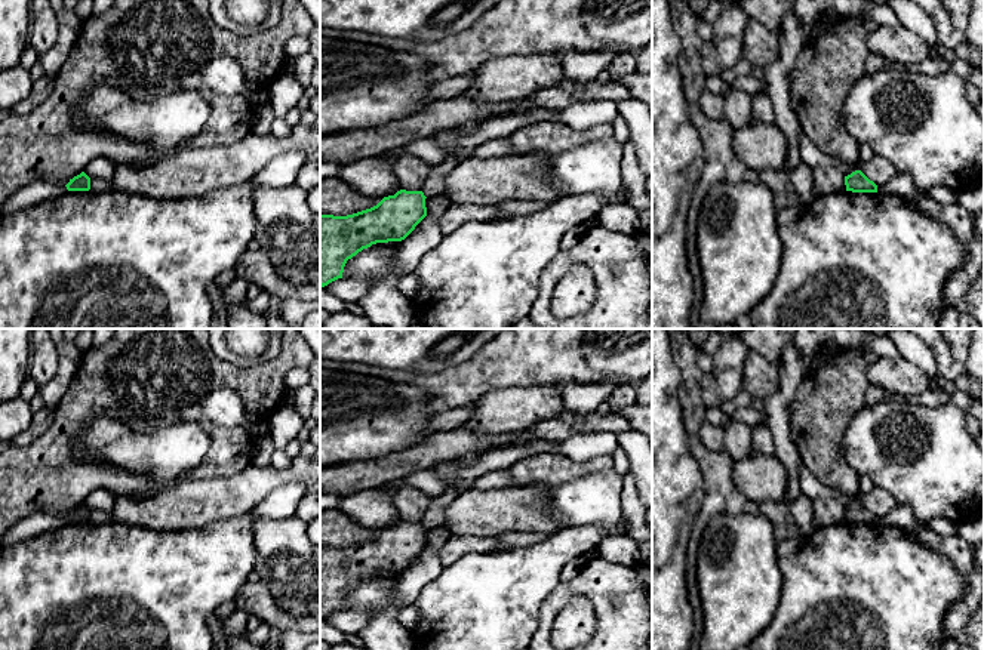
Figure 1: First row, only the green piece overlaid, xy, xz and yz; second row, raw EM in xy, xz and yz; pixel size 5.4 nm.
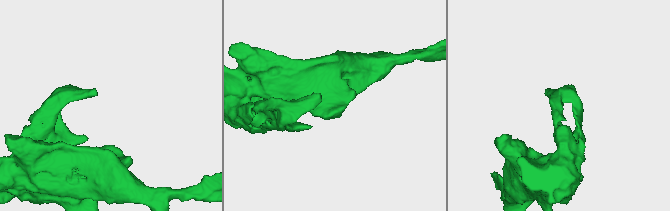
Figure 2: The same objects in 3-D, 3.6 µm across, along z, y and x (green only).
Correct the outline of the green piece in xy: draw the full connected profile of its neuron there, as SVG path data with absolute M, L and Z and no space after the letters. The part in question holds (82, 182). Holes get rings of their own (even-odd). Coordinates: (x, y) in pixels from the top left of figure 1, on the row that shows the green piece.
M82 172L80 175L70 179L65 185L68 191L89 191L90 190L90 178Z

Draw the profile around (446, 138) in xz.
M485 118L485 120L479 120L479 121L474 121L474 123L468 123L462 127L458 127L458 129L452 129L452 130L442 130L439 133L436 133L433 136L433 139L445 147L446 150L452 150L453 145L464 136L473 133L483 121L486 121L489 118Z

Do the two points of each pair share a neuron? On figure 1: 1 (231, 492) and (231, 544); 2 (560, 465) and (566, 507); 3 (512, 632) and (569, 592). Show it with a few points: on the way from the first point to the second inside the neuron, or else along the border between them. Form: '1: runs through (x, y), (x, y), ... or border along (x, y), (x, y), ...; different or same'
1: border along (261, 499), (246, 511), (199, 527); different
2: border along (596, 473), (549, 486); different
3: border along (557, 585), (543, 601), (538, 627), (532, 634); different

